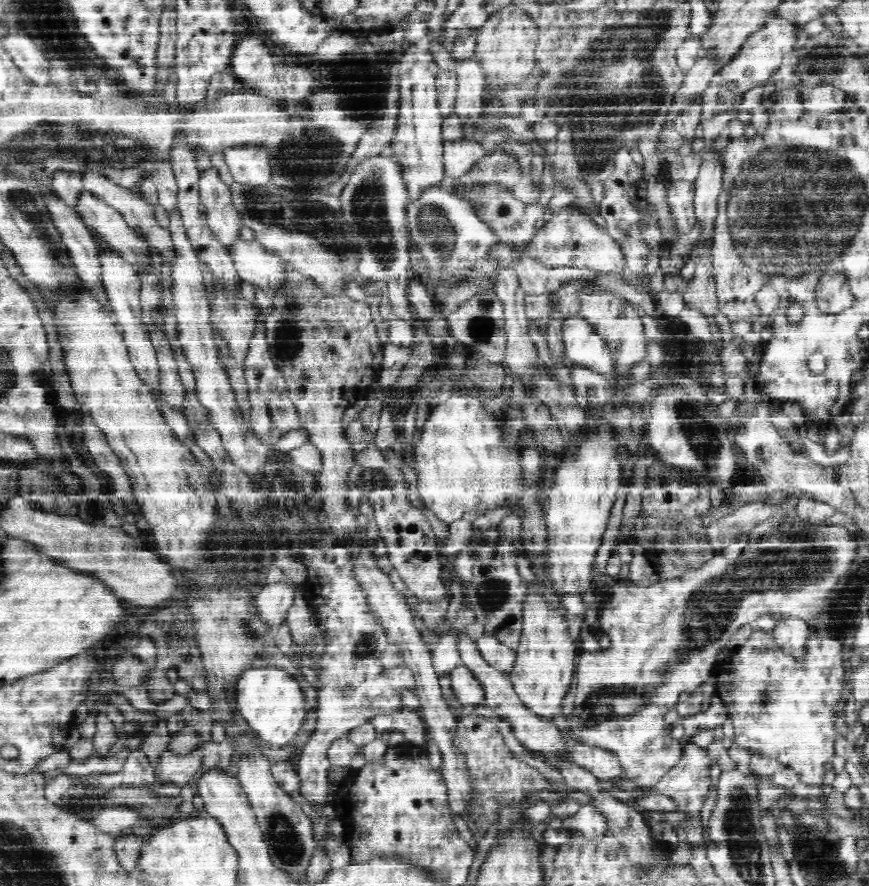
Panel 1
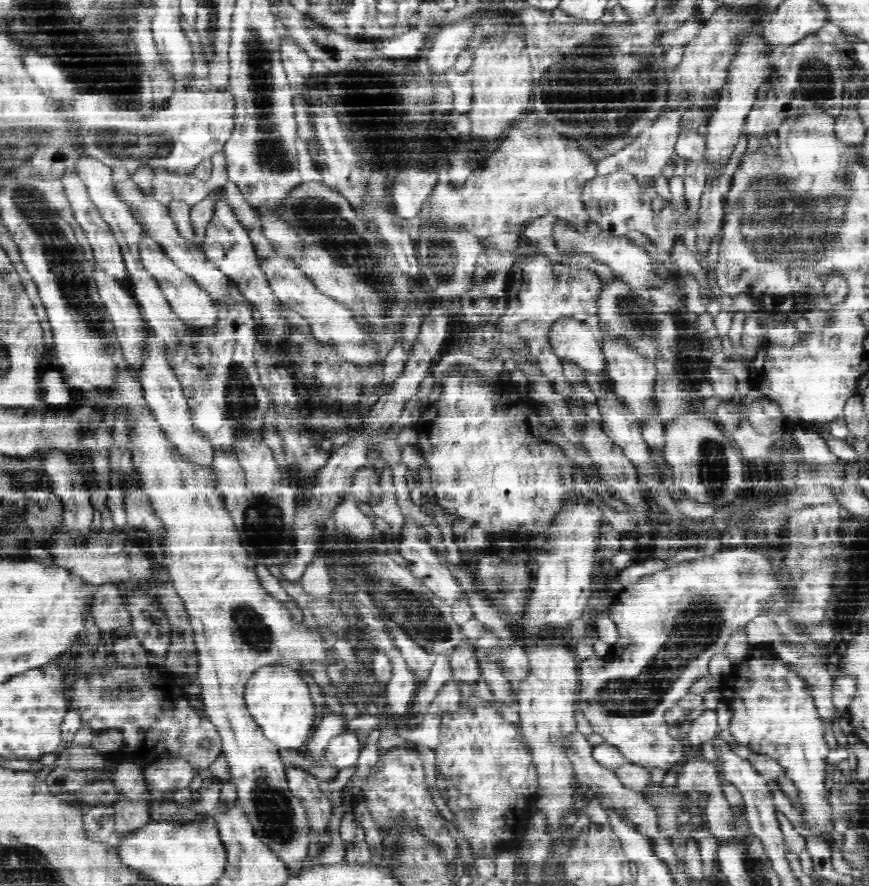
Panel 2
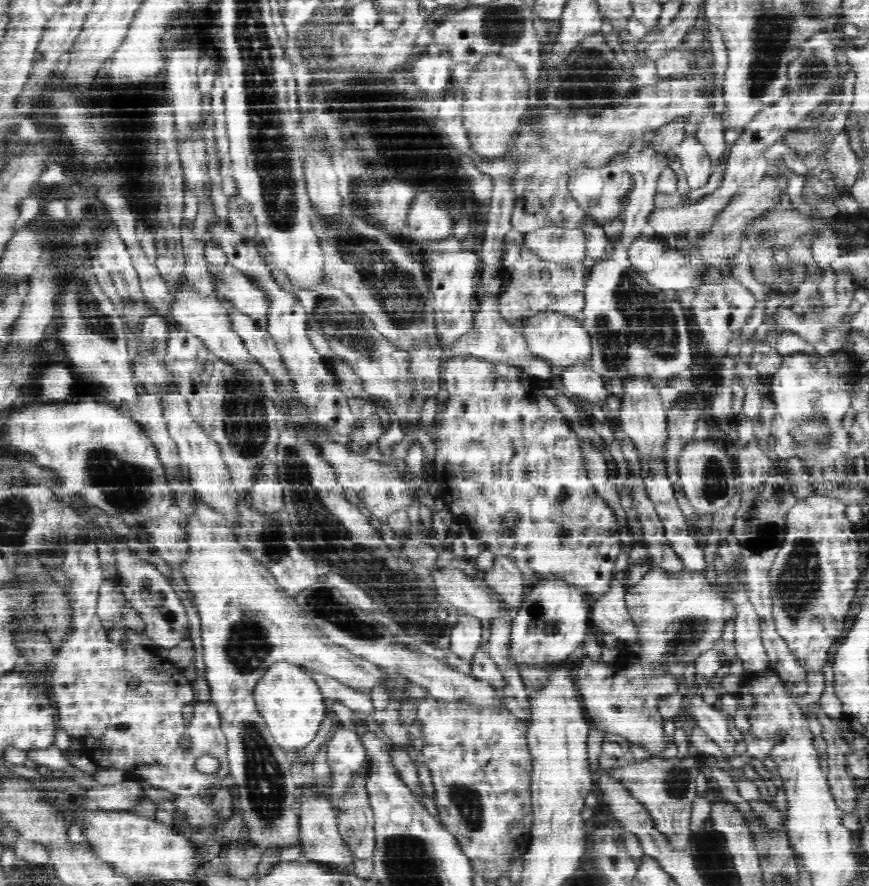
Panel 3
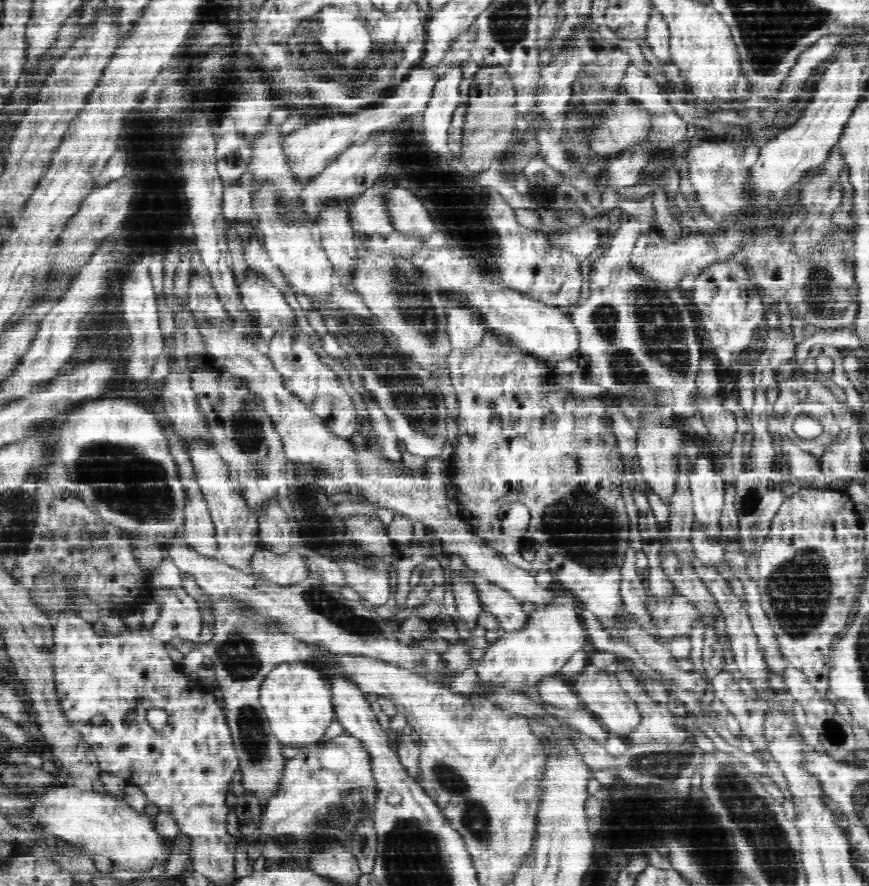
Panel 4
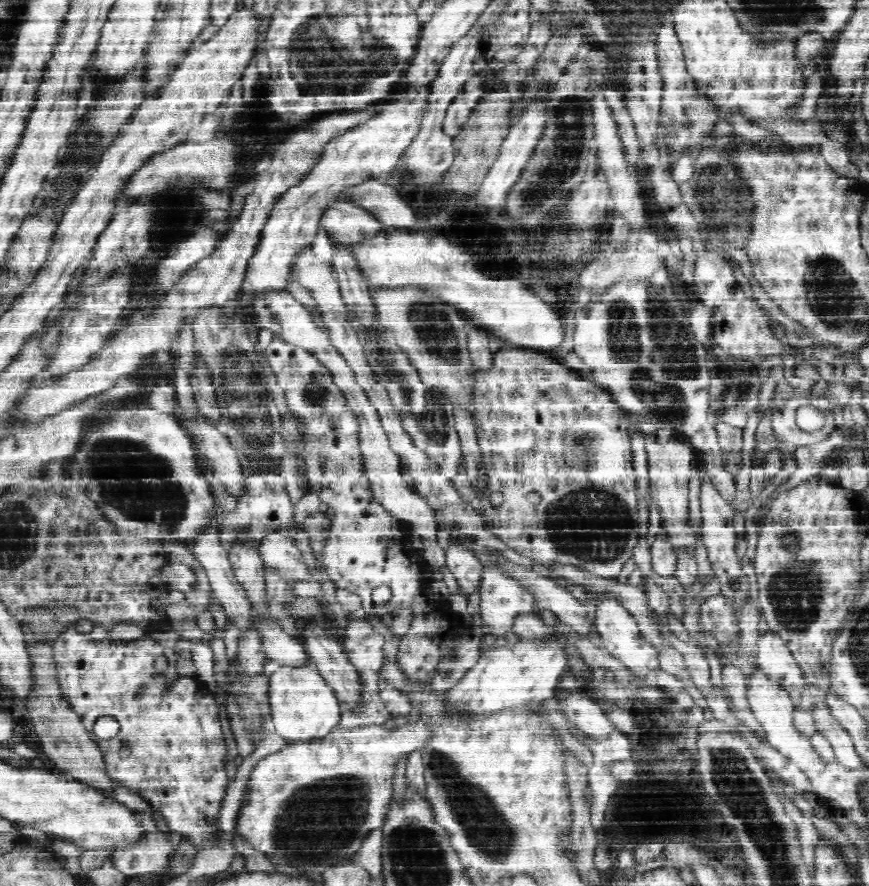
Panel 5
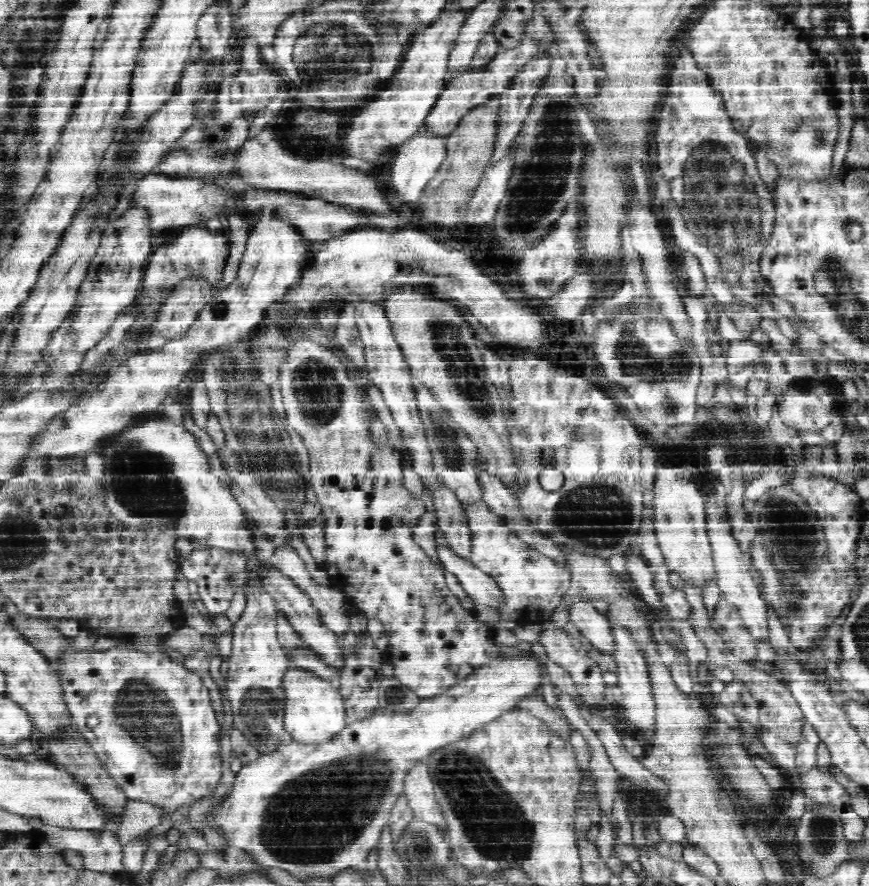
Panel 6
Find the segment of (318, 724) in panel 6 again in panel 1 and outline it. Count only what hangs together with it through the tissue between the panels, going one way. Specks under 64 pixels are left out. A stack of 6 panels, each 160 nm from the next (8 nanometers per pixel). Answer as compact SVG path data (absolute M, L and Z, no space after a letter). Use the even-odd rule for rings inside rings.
M267 666L243 672L235 684L234 701L250 728L274 748L292 743L307 718L306 698L300 682L282 668Z

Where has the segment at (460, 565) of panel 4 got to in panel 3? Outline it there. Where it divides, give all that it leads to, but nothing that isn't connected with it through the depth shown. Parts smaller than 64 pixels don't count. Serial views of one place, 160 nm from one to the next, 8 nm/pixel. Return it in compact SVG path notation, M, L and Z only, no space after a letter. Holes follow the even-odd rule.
M450 566L445 569L438 569L438 572L432 572L434 574L434 582L436 582L436 588L441 595L441 600L447 601L451 605L454 605L456 609L468 613L477 617L478 619L488 619L491 622L494 620L512 620L518 614L518 609L510 608L508 603L500 599L498 592L494 588L490 588L486 583L484 574L478 572L475 576L471 573L456 568L456 566Z

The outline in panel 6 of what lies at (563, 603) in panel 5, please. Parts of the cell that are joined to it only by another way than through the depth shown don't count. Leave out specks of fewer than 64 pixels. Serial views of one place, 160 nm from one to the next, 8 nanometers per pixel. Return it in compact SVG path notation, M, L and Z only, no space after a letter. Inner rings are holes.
M591 600L574 604L568 613L570 622L574 623L588 637L588 640L591 640L597 650L615 658L615 630L605 613L595 610Z

